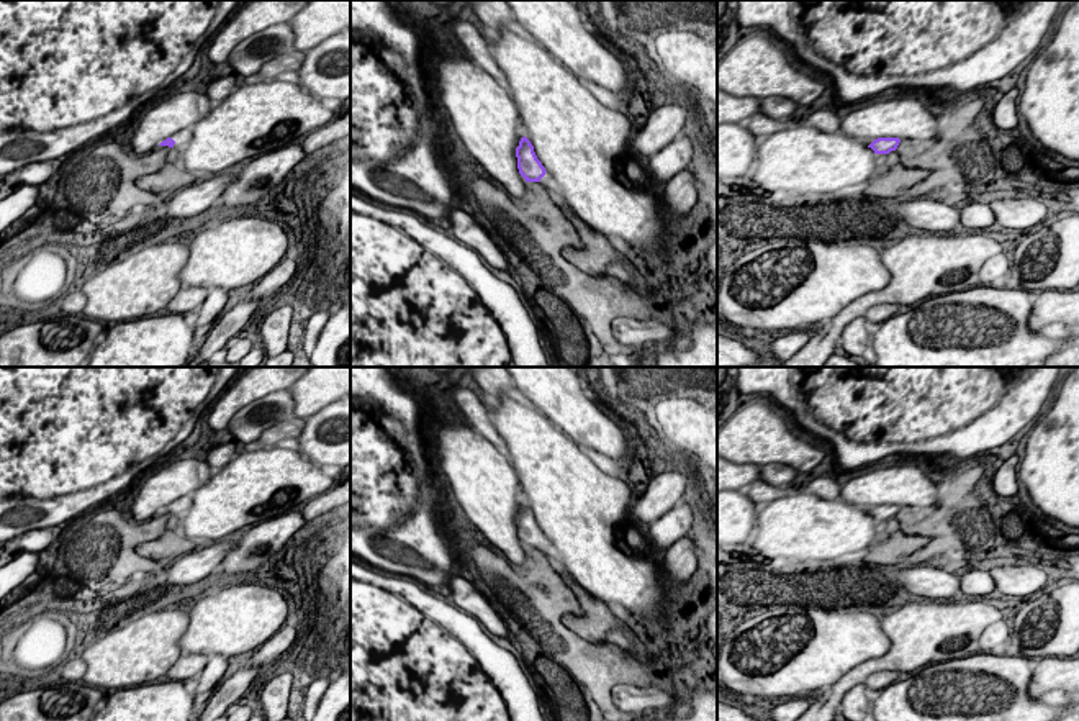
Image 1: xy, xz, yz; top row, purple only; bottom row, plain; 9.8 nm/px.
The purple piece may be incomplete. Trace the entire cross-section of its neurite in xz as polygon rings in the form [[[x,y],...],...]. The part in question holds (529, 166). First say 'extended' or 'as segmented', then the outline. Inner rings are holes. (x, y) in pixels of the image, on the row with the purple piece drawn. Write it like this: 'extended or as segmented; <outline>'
extended; [[[526,136],[521,138],[519,146],[516,147],[516,157],[519,174],[526,179],[526,182],[540,182],[547,188],[553,187],[552,175],[547,174],[545,167],[534,152],[534,146]]]

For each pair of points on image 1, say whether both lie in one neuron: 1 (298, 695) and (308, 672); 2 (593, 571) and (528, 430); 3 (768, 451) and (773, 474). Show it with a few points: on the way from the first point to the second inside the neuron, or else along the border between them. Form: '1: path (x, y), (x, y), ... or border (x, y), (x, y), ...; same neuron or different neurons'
1: path (300, 690), (306, 677); same neuron
2: path (593, 536), (585, 513), (559, 482), (549, 464); same neuron
3: border (762, 466), (785, 464), (799, 472); different neurons

